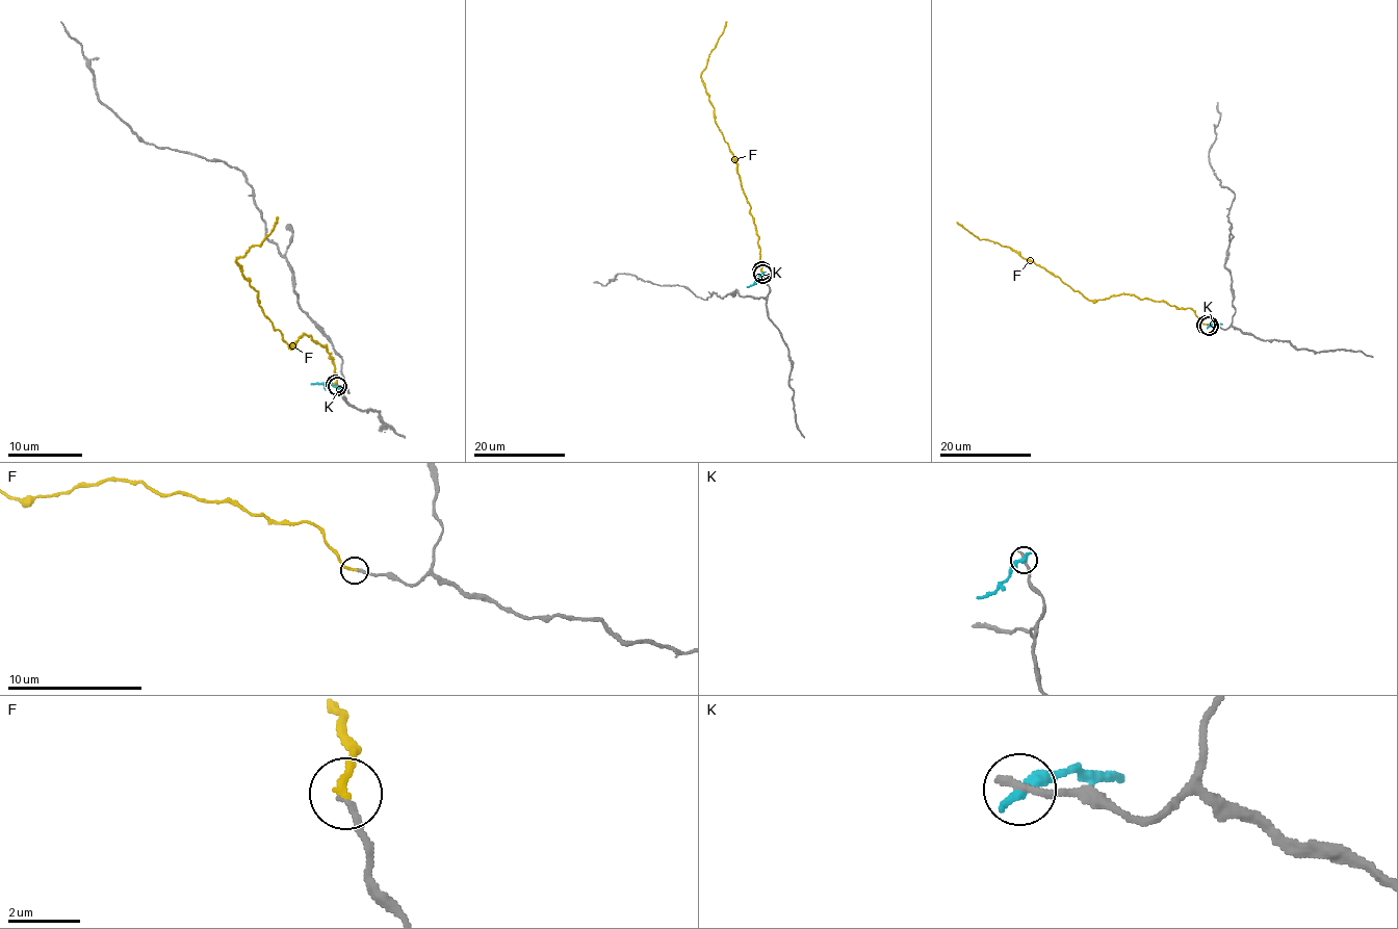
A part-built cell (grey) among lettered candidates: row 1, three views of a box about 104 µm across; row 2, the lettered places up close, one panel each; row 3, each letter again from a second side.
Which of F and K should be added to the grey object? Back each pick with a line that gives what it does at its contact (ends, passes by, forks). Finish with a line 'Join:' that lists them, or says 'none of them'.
F: It ends there
Join: F

